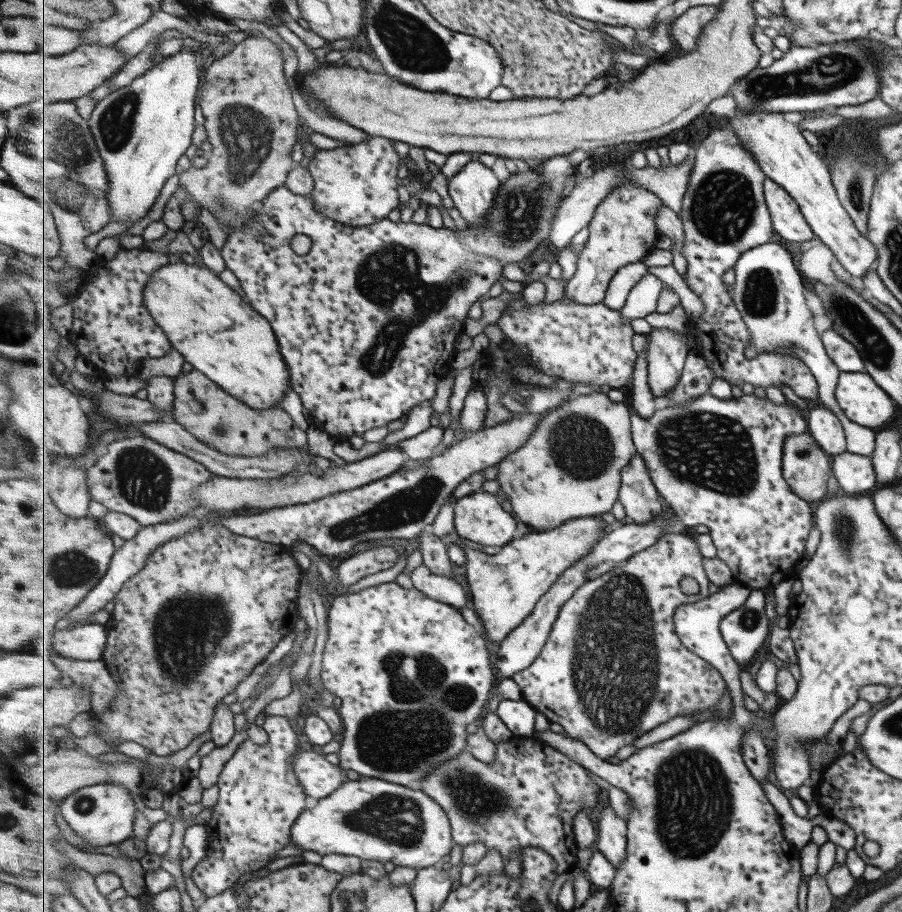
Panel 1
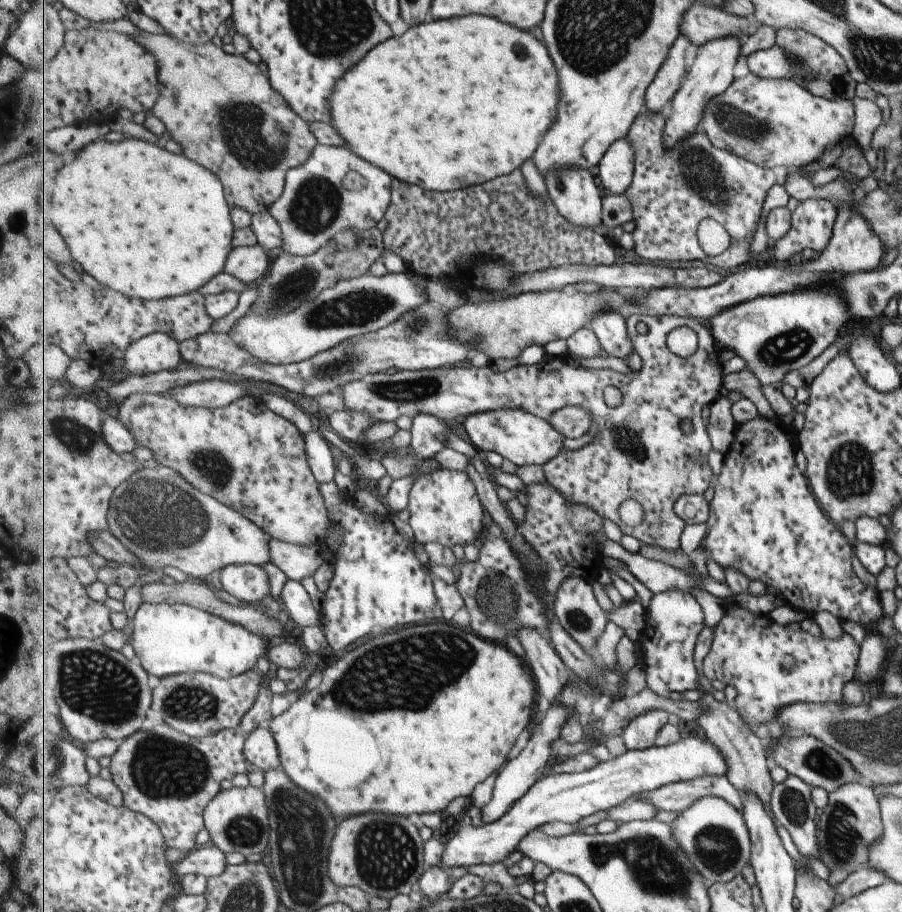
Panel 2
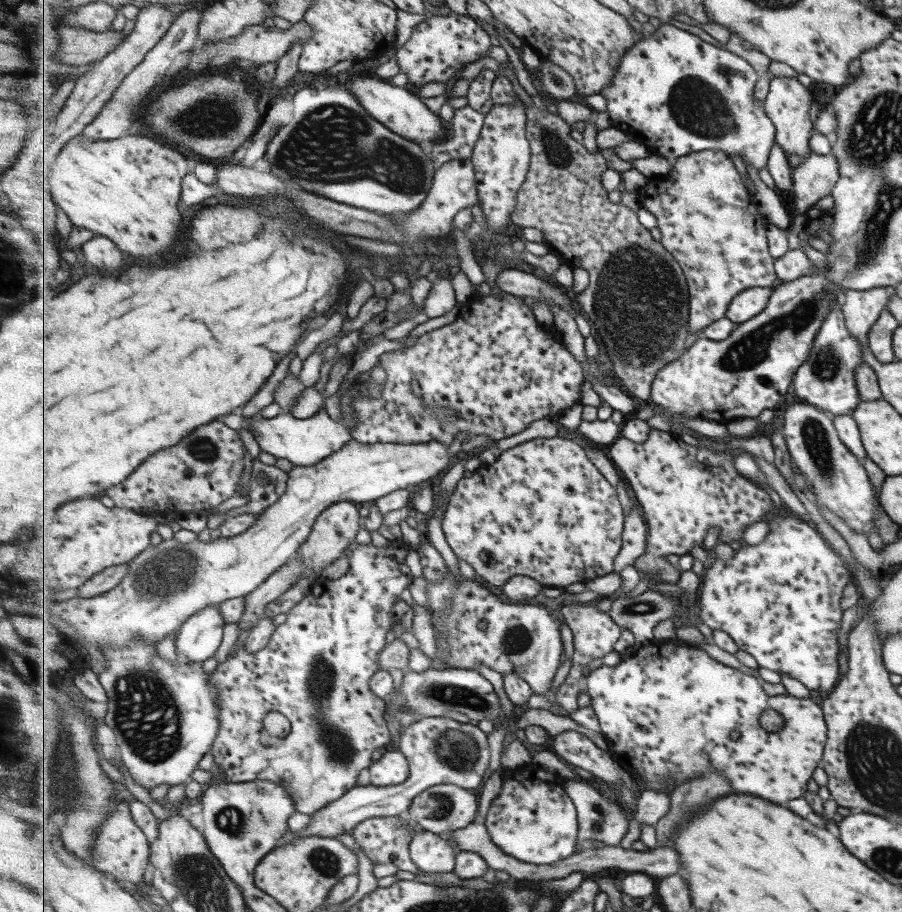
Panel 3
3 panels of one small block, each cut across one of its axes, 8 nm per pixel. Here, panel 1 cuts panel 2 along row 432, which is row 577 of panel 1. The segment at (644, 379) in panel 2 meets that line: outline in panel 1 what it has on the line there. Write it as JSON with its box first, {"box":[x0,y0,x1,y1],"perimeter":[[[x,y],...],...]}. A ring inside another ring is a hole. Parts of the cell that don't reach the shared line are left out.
{"box":[512,534,728,761],"perimeter":[[[665,534],[659,539],[657,544],[635,554],[630,560],[623,562],[619,568],[611,569],[598,577],[595,576],[586,584],[583,584],[574,593],[574,596],[562,606],[558,619],[553,625],[550,637],[545,643],[541,655],[531,664],[531,667],[518,672],[512,678],[520,687],[522,698],[529,701],[537,712],[544,714],[549,722],[560,724],[568,732],[569,736],[583,742],[597,756],[606,761],[613,758],[623,746],[631,745],[639,736],[651,732],[653,728],[665,724],[667,720],[671,720],[675,716],[691,715],[704,710],[711,710],[724,696],[728,684],[719,669],[709,664],[707,660],[704,660],[688,646],[684,645],[680,634],[676,631],[676,624],[674,623],[674,614],[676,614],[676,610],[681,605],[697,603],[711,597],[709,586],[711,586],[712,582],[709,579],[707,570],[704,568],[703,554],[701,554],[699,544],[686,534]],[[687,576],[696,579],[700,586],[700,592],[698,594],[685,594],[681,590],[681,580],[687,578]]]}

